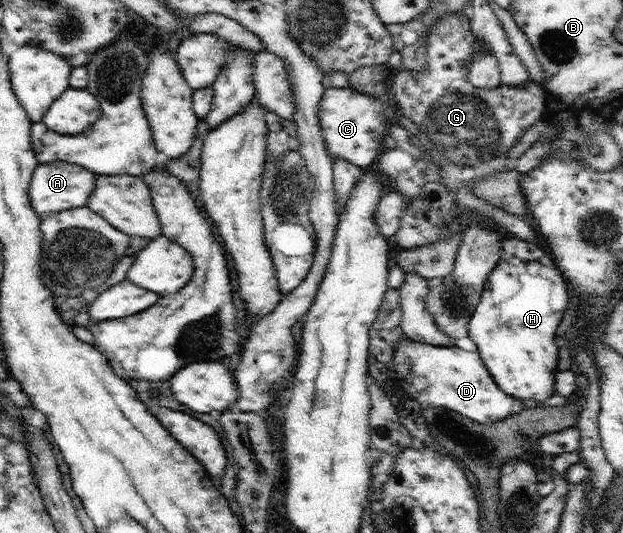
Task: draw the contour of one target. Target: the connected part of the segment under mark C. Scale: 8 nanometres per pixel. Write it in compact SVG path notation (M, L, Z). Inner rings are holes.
M327 85L319 105L319 124L325 138L331 160L343 158L362 169L375 166L379 153L383 151L383 139L389 134L389 127L400 123L401 109L391 106L385 98L376 98L348 87Z

